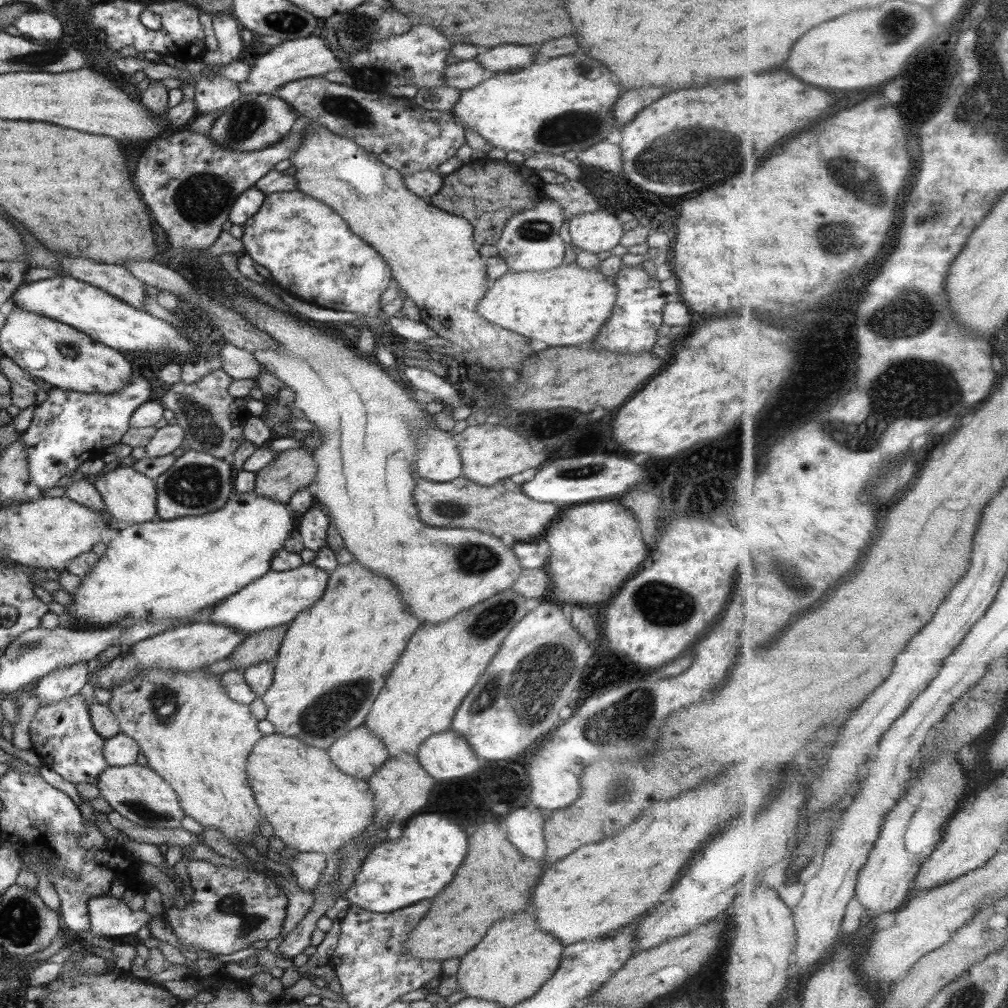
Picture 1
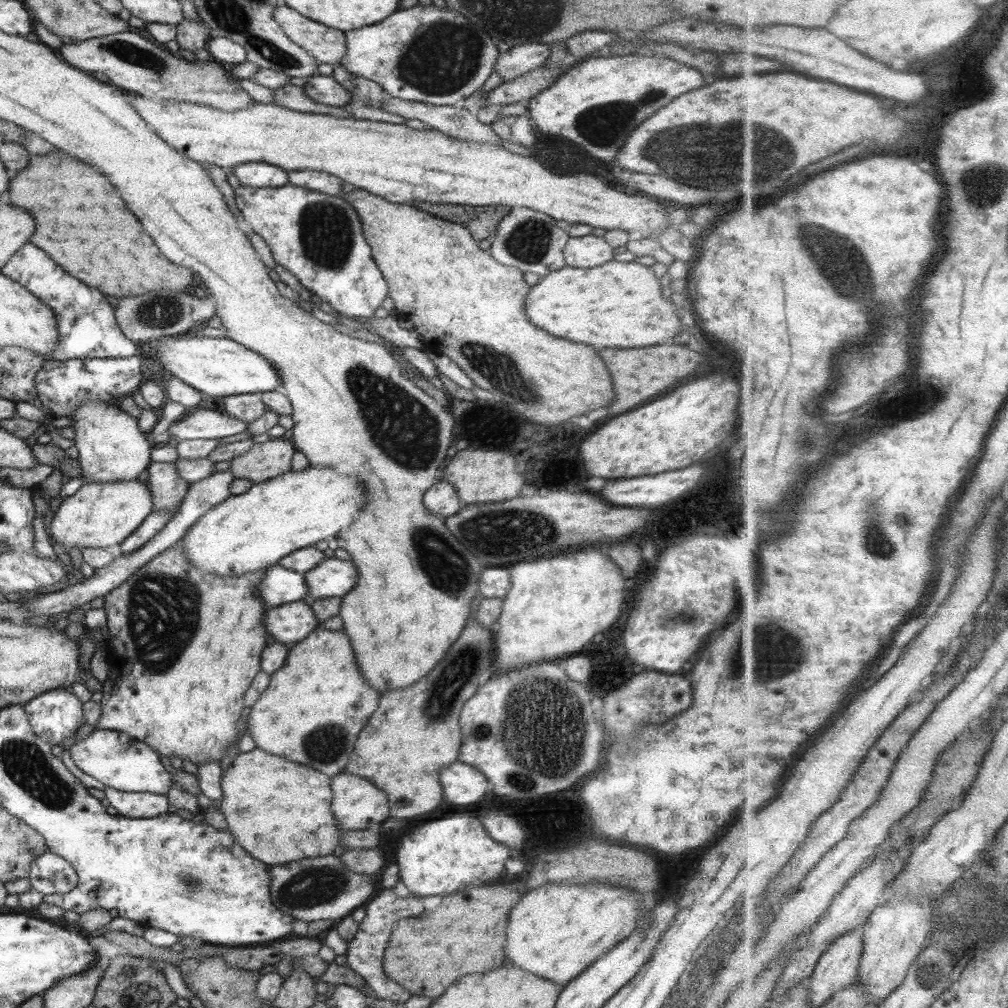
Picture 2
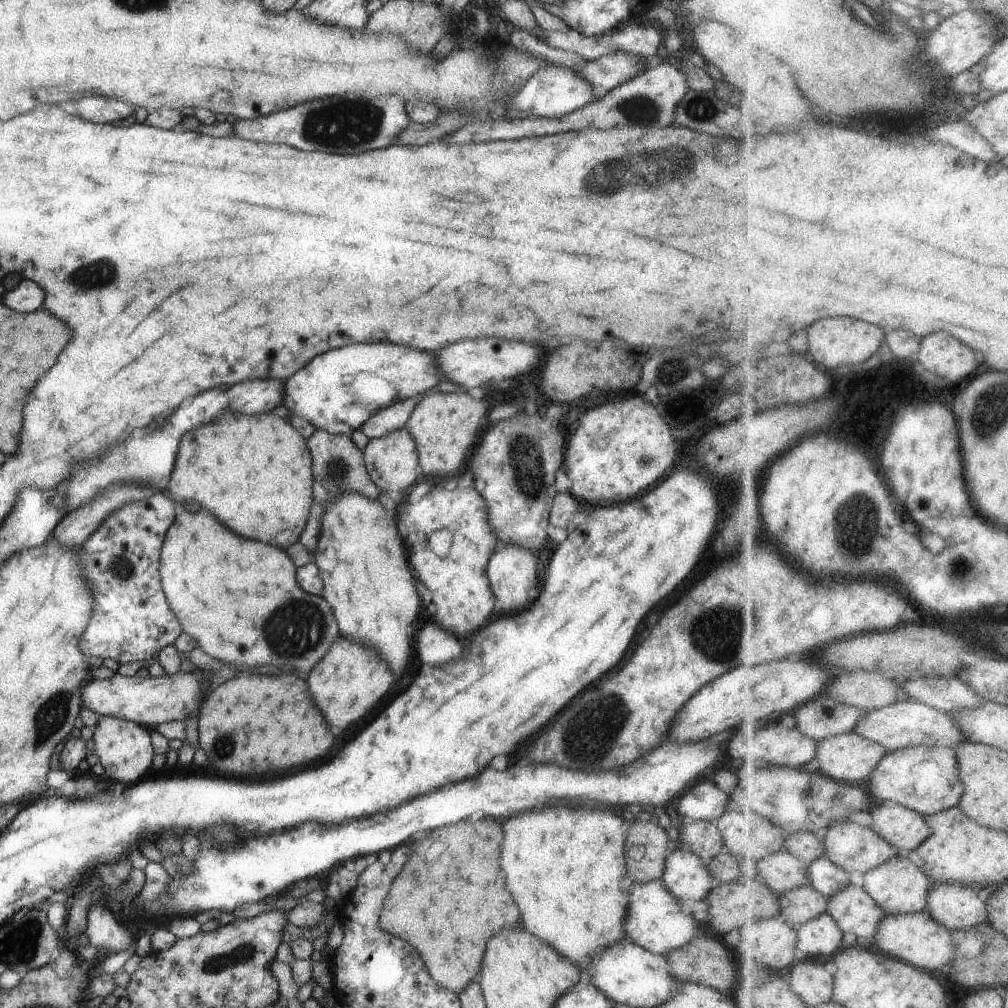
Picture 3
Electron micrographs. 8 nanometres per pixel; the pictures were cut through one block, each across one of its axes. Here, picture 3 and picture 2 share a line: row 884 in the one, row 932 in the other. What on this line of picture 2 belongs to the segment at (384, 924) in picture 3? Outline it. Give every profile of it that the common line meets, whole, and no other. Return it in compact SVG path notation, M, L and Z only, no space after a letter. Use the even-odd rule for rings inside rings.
M498 882L486 886L464 886L460 892L452 896L444 896L440 906L428 914L418 918L406 918L397 922L396 930L392 931L383 958L384 972L412 995L438 998L460 976L486 972L504 964L504 944L506 944L506 926L508 916L514 904L520 900L520 892L512 882Z

